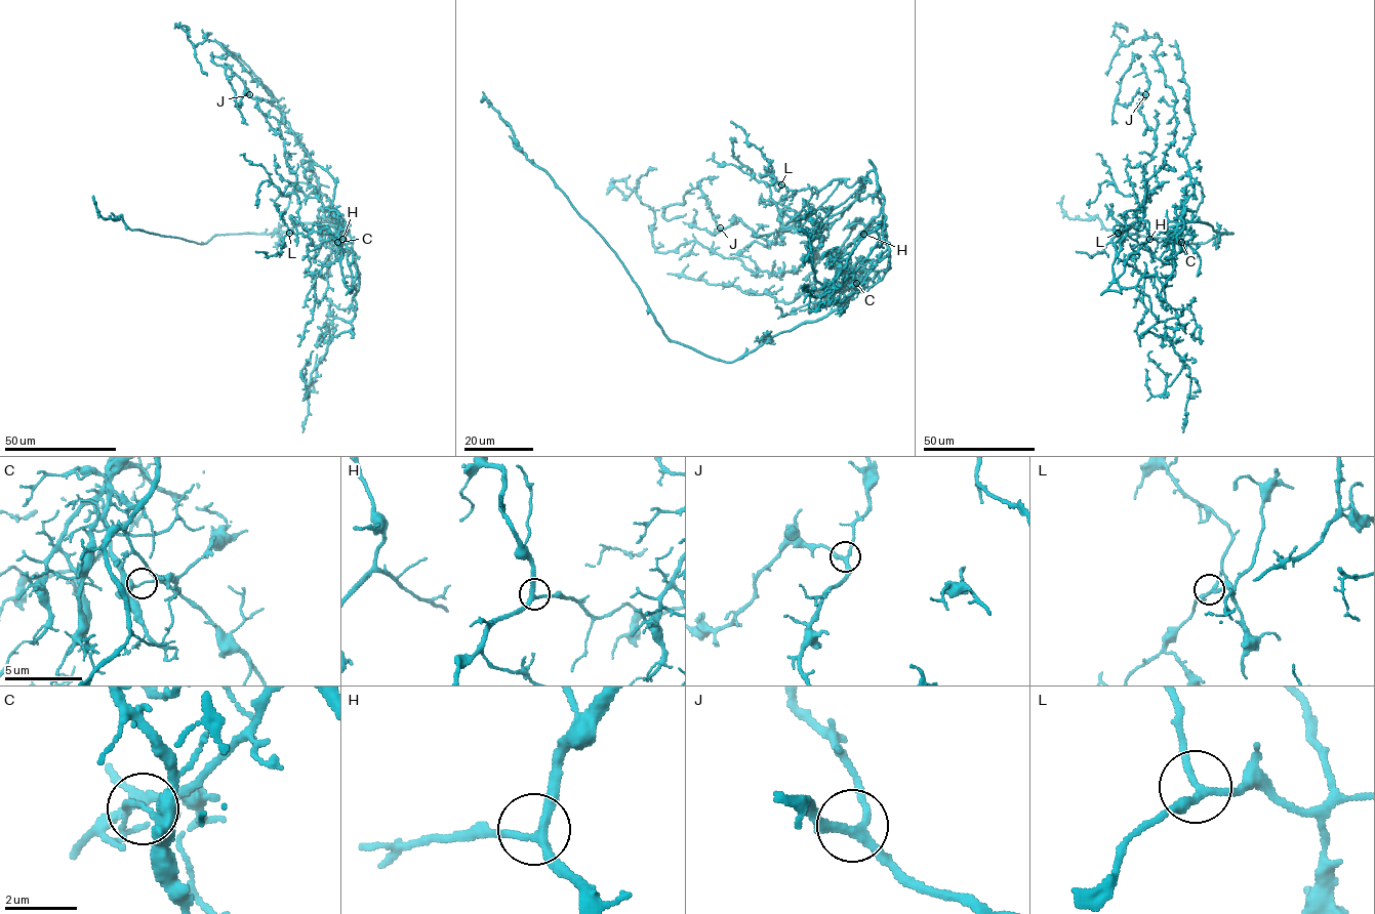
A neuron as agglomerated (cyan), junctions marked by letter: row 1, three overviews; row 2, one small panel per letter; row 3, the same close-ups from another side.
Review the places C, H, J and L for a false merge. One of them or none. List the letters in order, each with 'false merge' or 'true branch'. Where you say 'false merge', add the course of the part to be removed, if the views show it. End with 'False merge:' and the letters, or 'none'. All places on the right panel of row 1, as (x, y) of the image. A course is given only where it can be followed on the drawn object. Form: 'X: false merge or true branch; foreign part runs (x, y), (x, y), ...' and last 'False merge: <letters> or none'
C: false merge; foreign part runs (1181, 243), (1175, 229), (1186, 222), (1232, 233), (1188, 244), (1106, 230), (1096, 216), (1069, 218), (1063, 195)
H: true branch
J: true branch
L: true branch
False merge: C

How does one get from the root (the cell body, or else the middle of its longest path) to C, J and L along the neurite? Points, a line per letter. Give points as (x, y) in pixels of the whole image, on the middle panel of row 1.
C: (886, 244), (889, 266), (884, 271), (884, 276), (879, 281), (876, 276), (856, 290), (856, 283)
J: (886, 244), (873, 170), (860, 178), (859, 200), (818, 233), (786, 225), (772, 244), (739, 218), (720, 227)
L: (886, 244), (884, 196), (873, 170), (860, 178), (862, 182), (851, 187), (836, 178), (814, 193), (781, 184)

